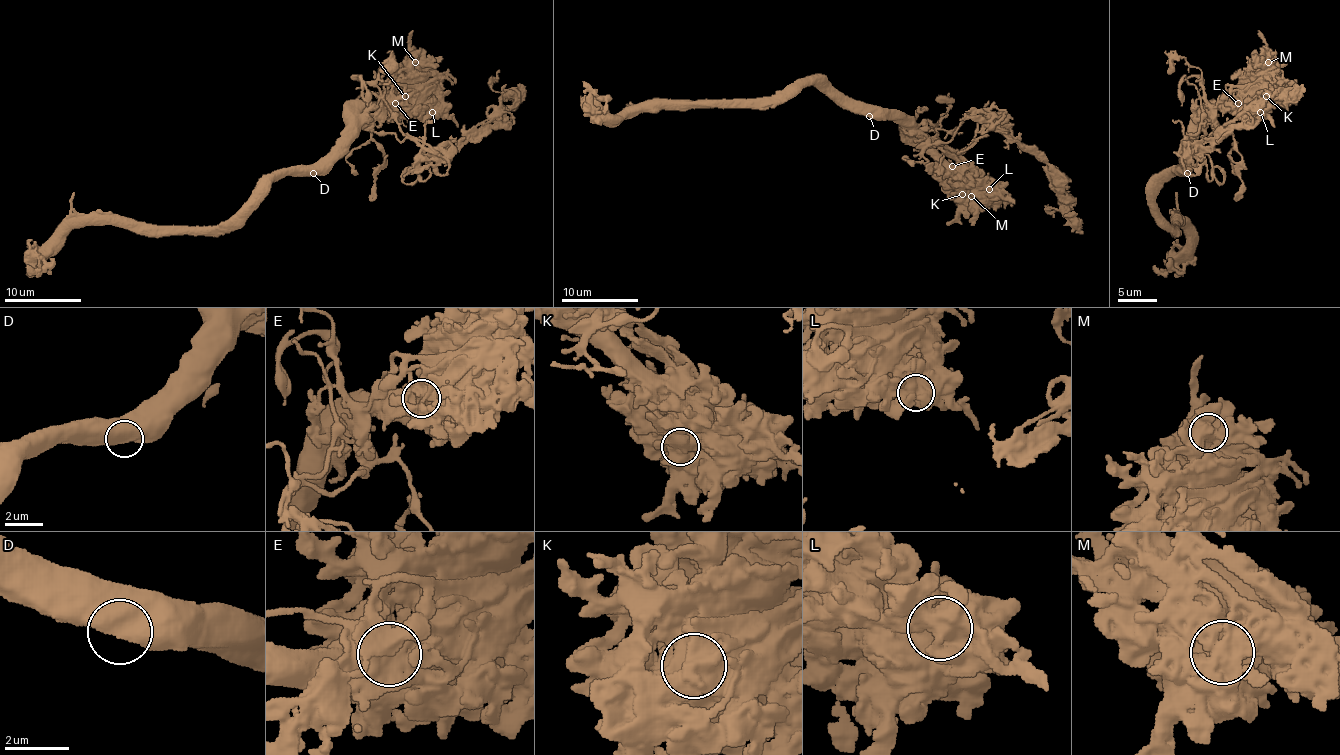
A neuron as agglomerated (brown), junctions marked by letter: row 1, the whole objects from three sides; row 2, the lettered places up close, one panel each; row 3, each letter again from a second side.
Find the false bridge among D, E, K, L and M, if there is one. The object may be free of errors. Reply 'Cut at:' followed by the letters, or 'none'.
Cut at: E

